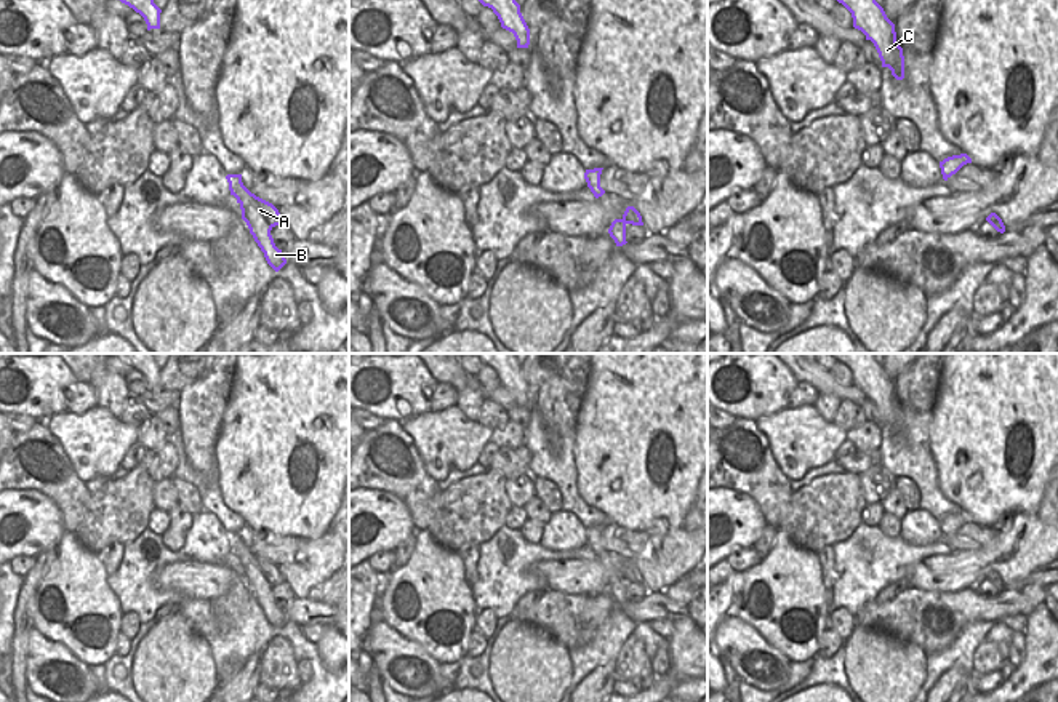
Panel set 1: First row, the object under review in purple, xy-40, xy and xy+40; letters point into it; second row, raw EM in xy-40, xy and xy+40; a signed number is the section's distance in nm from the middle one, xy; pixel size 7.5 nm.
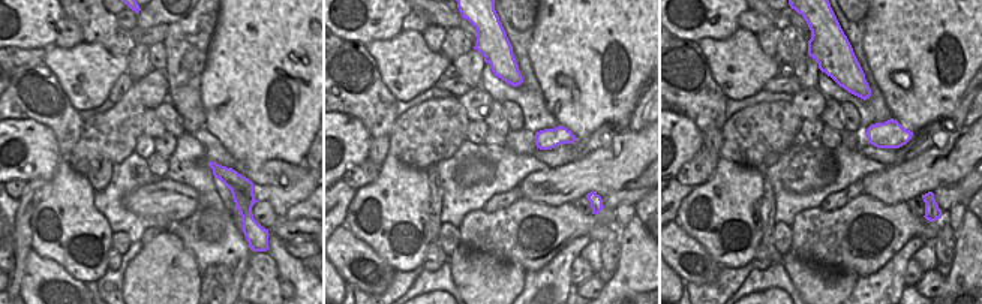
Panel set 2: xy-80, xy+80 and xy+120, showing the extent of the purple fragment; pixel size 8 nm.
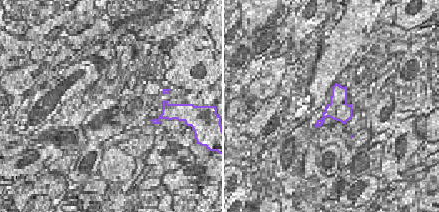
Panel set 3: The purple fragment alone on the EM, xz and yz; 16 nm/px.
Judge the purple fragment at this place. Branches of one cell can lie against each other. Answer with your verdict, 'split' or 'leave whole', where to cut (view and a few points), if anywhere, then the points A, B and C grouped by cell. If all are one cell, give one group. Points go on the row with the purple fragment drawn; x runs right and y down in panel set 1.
split; cut in xy along (599, 168), (586, 173); A B / C

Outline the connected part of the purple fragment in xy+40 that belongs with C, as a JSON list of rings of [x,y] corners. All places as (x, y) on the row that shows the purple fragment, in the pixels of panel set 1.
[[[837,0],[853,18],[853,27],[871,40],[879,53],[882,67],[888,67],[896,80],[904,78],[903,48],[896,42],[895,24],[876,0]]]

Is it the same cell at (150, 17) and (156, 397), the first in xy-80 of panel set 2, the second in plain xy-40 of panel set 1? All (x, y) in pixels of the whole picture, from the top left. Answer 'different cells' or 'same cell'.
different cells

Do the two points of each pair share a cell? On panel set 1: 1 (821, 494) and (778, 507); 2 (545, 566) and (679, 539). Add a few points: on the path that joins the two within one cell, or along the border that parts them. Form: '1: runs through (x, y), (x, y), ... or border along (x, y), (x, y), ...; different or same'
1: border along (794, 490), (789, 499), (789, 512), (777, 528); different
2: runs through (578, 570), (602, 570), (621, 562), (645, 562); same

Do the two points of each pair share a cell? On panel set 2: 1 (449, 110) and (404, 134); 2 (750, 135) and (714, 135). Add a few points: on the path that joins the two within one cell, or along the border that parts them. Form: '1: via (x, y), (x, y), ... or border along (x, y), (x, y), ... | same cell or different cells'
1: via (438, 120), (425, 134), (414, 134) | same cell
2: border along (721, 131), (721, 147), (717, 153) | different cells

